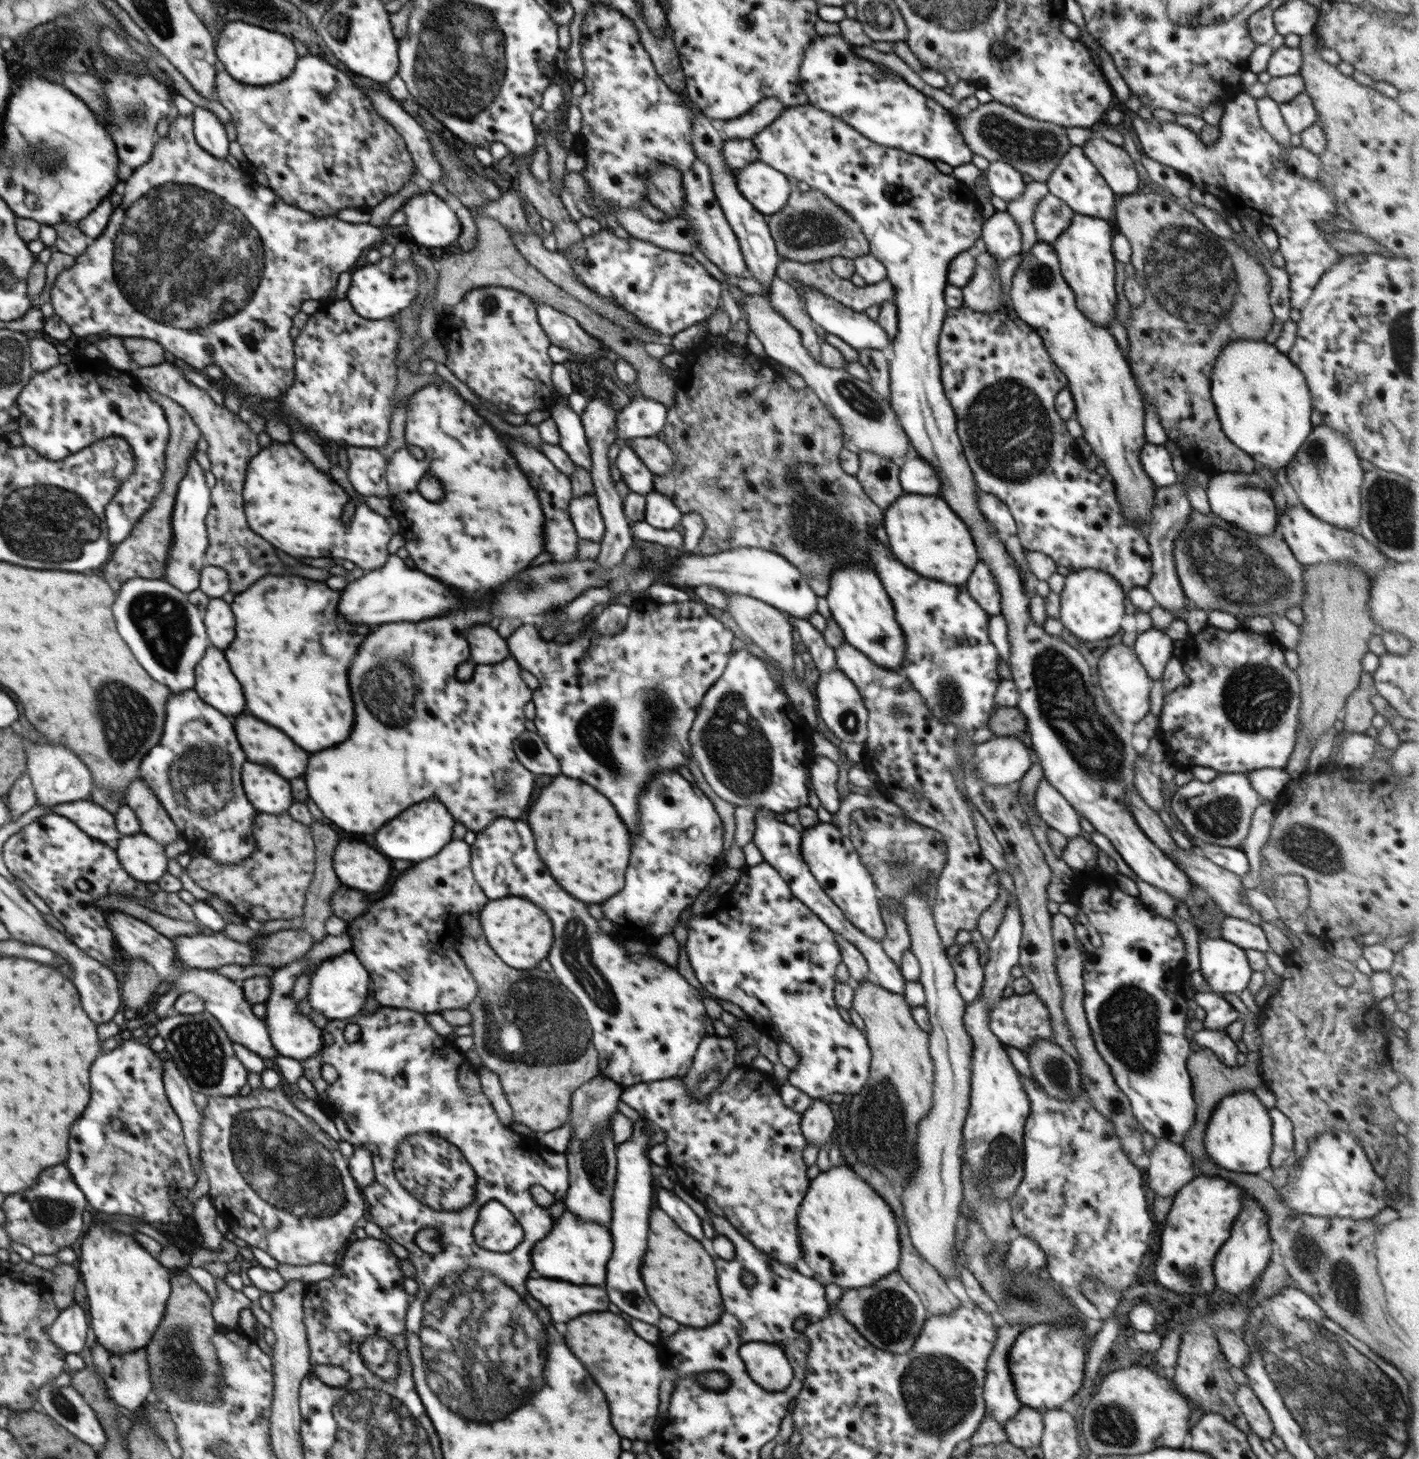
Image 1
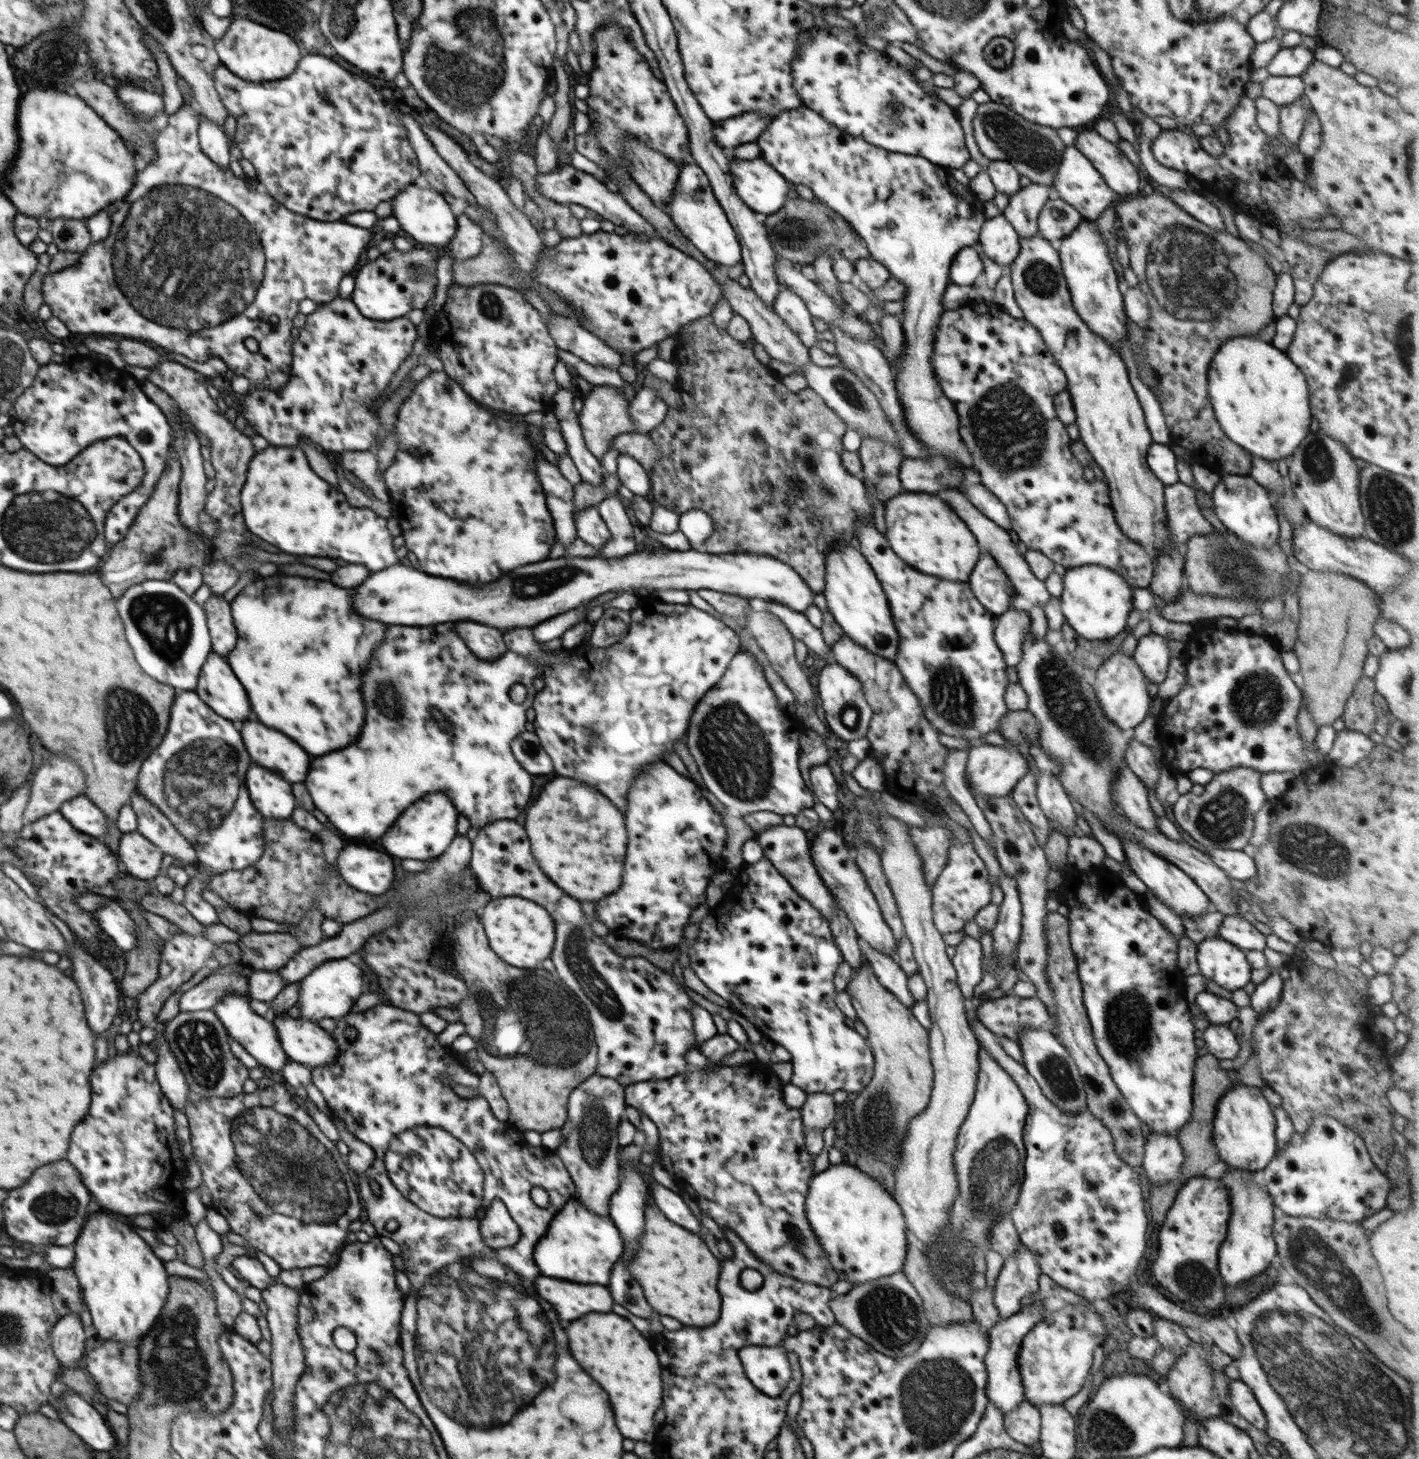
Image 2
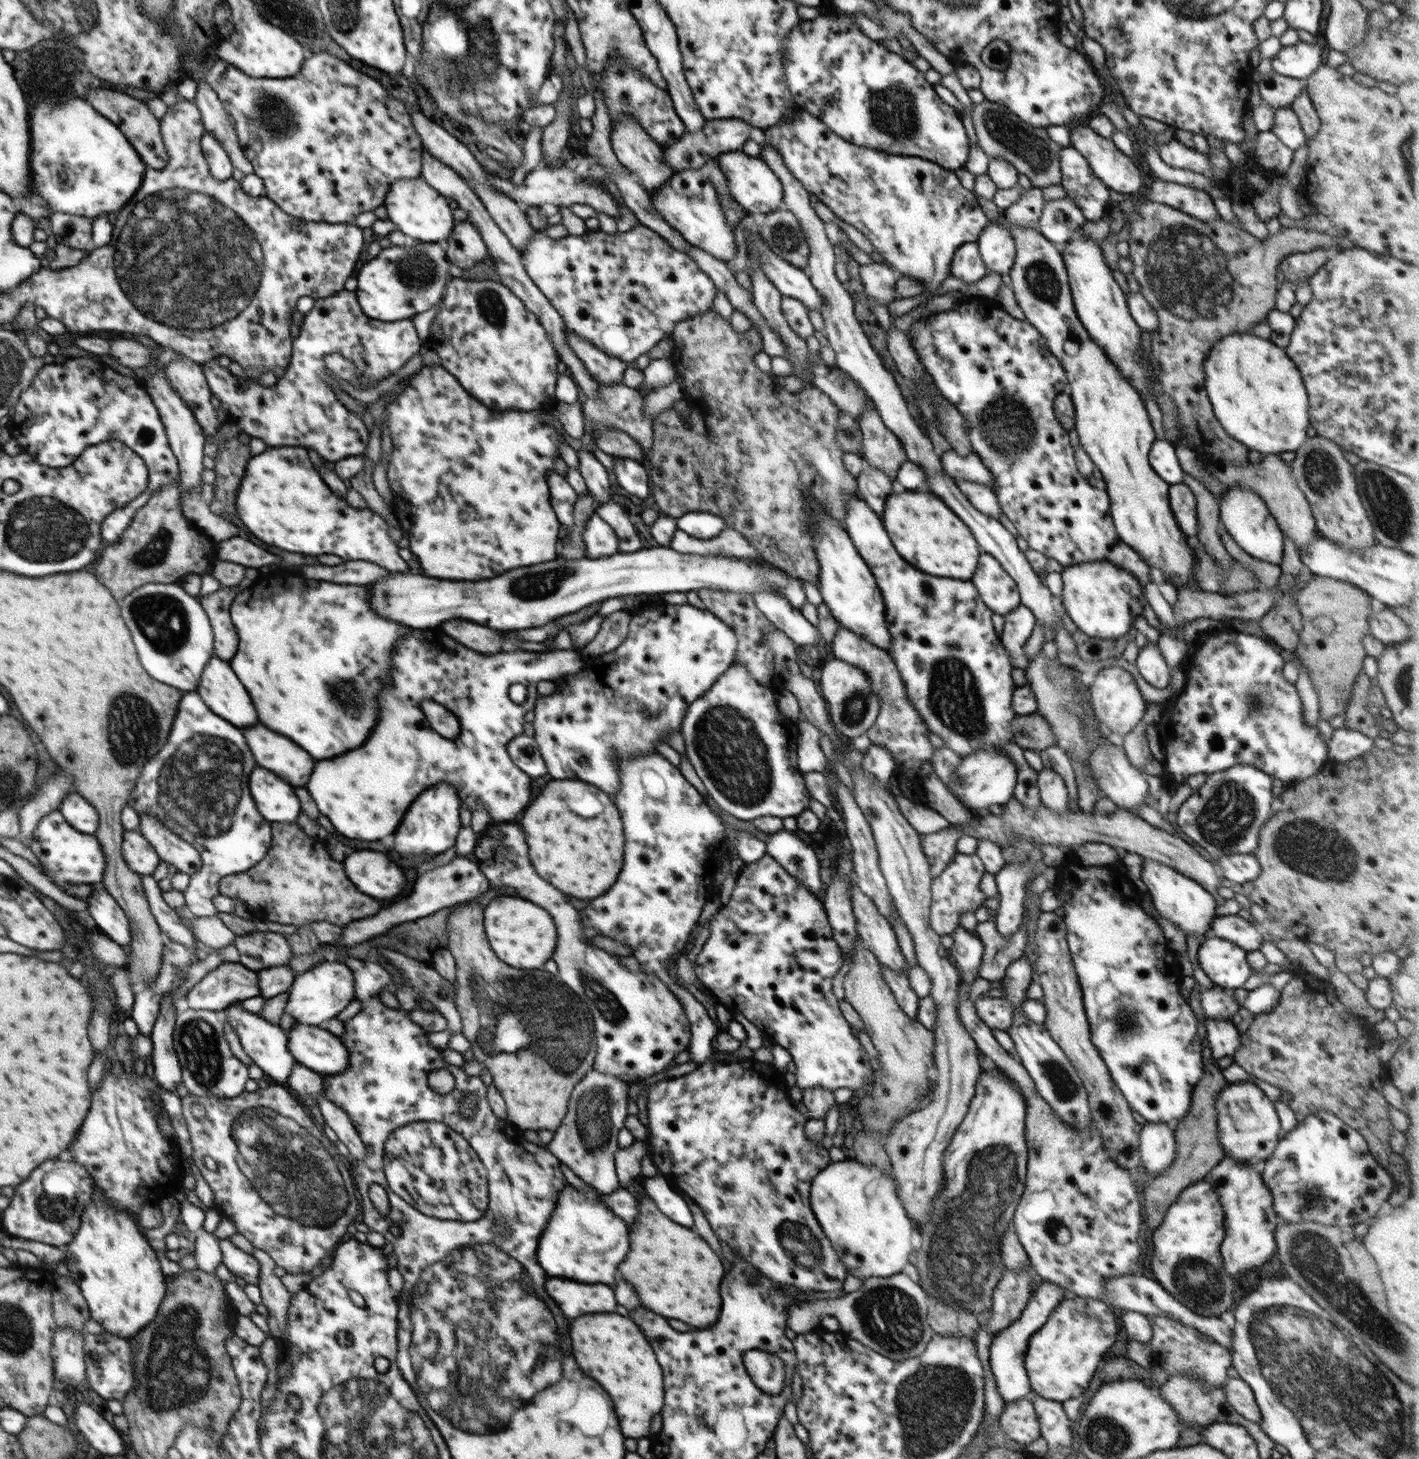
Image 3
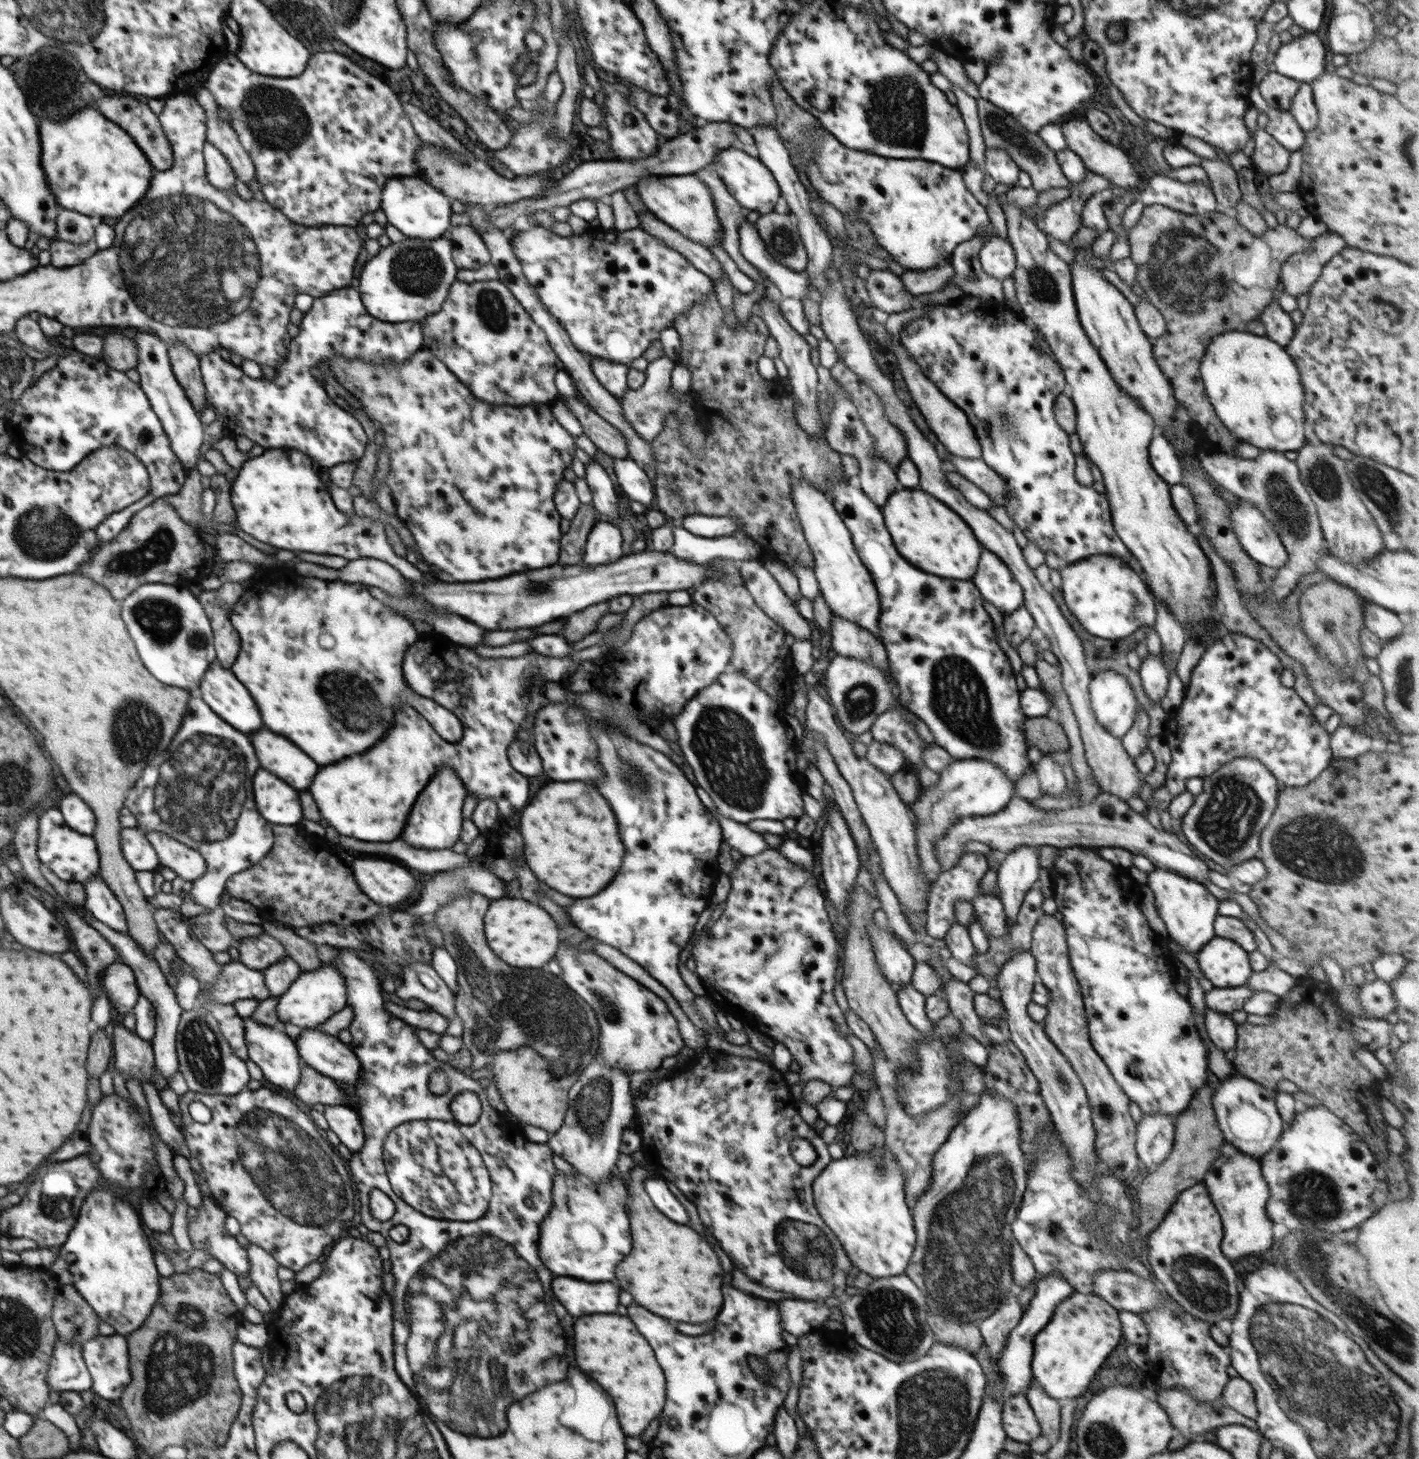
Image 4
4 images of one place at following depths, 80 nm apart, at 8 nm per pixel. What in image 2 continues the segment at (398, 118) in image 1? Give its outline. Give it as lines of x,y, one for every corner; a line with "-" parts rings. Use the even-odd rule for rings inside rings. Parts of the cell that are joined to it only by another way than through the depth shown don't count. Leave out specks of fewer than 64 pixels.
402,112
398,113
400,122
406,127
411,145
414,147
420,173
426,178
434,191
448,192
456,199
464,200
470,206
477,206
476,197
464,186
460,176
436,152
434,145
429,142
421,125
416,120

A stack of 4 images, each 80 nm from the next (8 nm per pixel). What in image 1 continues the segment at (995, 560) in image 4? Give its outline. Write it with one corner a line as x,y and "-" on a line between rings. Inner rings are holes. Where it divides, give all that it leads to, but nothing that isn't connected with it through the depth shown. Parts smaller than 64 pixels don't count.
979,561
972,572
972,576
965,584
968,594
989,615
1001,613
1000,592
994,580
993,572
986,568
984,562

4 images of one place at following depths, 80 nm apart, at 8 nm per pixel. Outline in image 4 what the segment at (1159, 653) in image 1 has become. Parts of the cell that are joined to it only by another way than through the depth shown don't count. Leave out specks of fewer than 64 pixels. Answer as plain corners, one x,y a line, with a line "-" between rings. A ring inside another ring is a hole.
1148,654
1146,659
1142,660
1139,670
1142,688
1154,704
1160,704
1168,688
1169,673
1162,657

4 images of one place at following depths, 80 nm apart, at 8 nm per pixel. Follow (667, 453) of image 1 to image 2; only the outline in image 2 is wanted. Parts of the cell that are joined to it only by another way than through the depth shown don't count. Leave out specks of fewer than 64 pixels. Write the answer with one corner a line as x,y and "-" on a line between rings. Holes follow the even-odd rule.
636,432
614,437
609,448
616,448
619,454
629,454
648,471
652,470
657,460
664,456
664,452
661,452
648,434

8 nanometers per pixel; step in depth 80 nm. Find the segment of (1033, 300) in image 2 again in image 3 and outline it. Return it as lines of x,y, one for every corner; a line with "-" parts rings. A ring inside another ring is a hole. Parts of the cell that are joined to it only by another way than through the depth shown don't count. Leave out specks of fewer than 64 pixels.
1007,224
1009,228
1010,234
1015,242
1016,247
1016,254
1015,254
1015,261
1014,265
1010,269
1009,275
1011,276
1011,287
1014,291
1015,298
1022,308
1024,314
1026,315
1026,321
1032,326
1036,327
1036,330
1041,334
1042,340
1046,347
1053,353
1053,355
1060,361
1060,364
1066,371
1066,376
1068,382
1070,384
1070,388
1072,392
1070,394
1071,400
1073,401
1073,405
1075,406
1075,429
1077,435
1079,436
1079,441
1081,442
1082,448
1086,451
1086,454
1090,456
1093,460
1093,463
1098,466
1098,470
1102,473
1103,476
1103,483
1101,484
1107,495
1110,499
1110,517
1112,517
1112,521
1114,522
1116,533
1118,537
1123,540
1123,542
1132,547
1150,567
1157,568
1162,572
1162,576
1164,577
1164,581
1168,581
1169,587
1174,586
1178,590
1184,589
1186,587
1190,587
1194,590
1196,589
1196,580
1194,580
1195,576
1195,569
1194,569
1194,550
1190,548
1189,544
1187,543
1186,536
1184,536
1184,532
1180,530
1180,526
1176,524
1176,520
1174,520
1174,516
1172,516
1173,512
1169,503
1169,485
1165,480
1162,480
1161,476
1158,476
1152,465
1149,461
1149,452
1152,446
1152,443
1157,439
1156,434
1154,433
1154,429
1152,429
1152,424
1150,423
1150,416
1144,407
1144,401
1142,397
1137,393
1137,390
1132,388
1132,385
1120,374
1119,368
1104,354
1102,348
1098,346
1088,334
1084,325
1080,323
1080,319
1078,319
1077,312
1073,303
1071,288
1069,285
1069,278
1068,273
1065,267
1065,262
1060,251
1060,247
1051,243
1039,230
1028,228
1028,227
1019,227
1012,224

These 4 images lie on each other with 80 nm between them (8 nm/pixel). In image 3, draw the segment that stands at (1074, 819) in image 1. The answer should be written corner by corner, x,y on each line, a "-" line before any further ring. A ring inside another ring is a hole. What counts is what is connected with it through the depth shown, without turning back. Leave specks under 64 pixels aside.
1044,767
1037,773
1037,785
1039,786
1042,807
1050,808
1057,813
1070,811
1066,784
1055,771

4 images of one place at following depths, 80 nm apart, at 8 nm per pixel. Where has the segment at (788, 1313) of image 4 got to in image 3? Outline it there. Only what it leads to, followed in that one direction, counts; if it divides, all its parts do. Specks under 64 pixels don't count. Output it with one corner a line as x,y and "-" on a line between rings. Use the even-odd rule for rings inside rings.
905,1271
889,1278
864,1279
860,1288
837,1299
816,1299
813,1302
790,1305
787,1327
791,1328
797,1335
809,1333
820,1327
824,1315
830,1315
839,1322
840,1330
850,1338
884,1356
891,1356
894,1360
906,1360
906,1358
920,1356
926,1350
930,1339
935,1335
927,1319
928,1313
929,1300
925,1290
912,1279
909,1271

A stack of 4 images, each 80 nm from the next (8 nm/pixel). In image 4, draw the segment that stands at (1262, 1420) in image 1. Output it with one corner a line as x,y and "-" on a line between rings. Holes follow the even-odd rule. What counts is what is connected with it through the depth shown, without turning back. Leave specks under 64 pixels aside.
1231,1377
1224,1387
1223,1399
1225,1403
1246,1418
1256,1420
1258,1416
1255,1392
1252,1385
1242,1377

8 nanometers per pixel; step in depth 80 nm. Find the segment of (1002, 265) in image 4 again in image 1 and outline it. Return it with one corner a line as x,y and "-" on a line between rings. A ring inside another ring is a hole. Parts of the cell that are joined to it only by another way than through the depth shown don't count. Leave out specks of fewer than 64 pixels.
996,211
984,220
981,237
985,242
987,252
1002,262
1021,252
1020,227
1007,211

